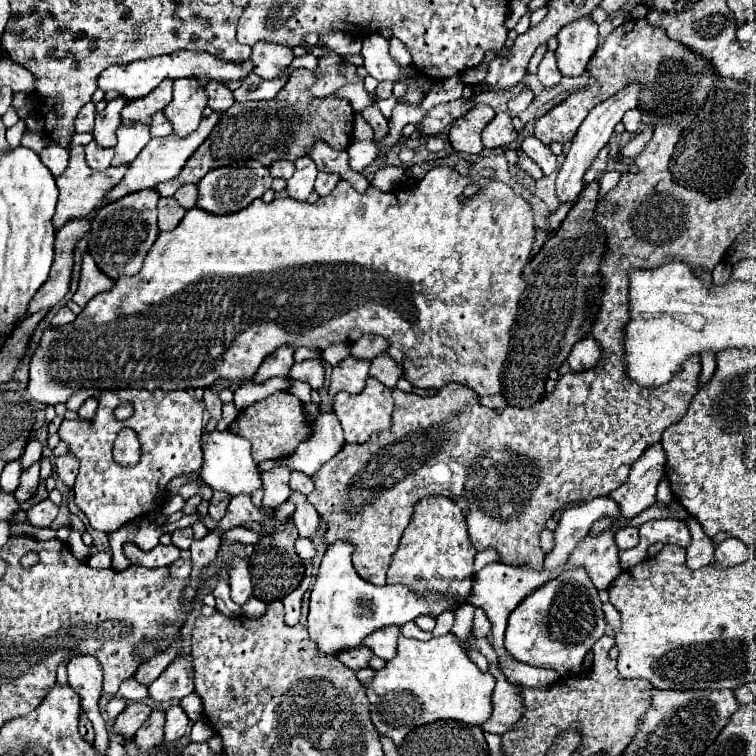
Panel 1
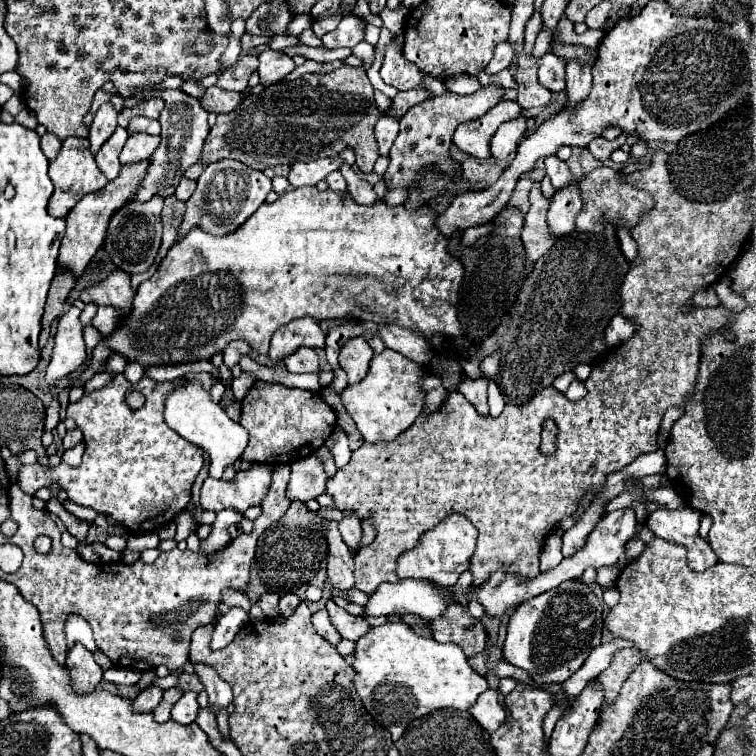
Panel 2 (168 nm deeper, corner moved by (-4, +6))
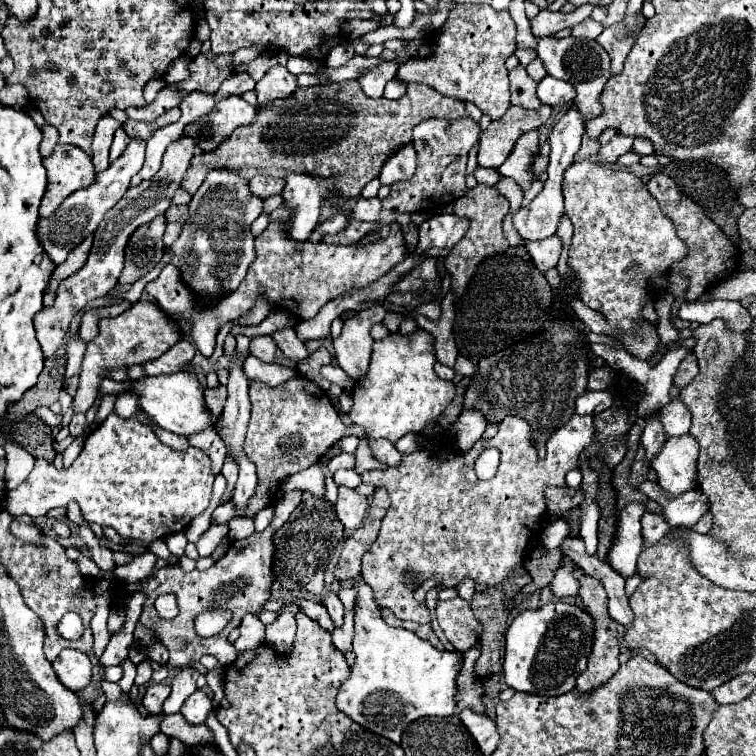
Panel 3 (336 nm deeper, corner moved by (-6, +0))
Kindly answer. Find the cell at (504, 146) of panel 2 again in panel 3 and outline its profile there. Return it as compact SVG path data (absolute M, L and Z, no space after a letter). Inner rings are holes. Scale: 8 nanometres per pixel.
M531 130L531 132L523 134L523 138L519 138L519 142L515 142L507 160L497 168L499 174L501 176L511 176L513 180L519 182L519 186L523 186L523 190L527 190L533 182L531 156L537 152L537 148L539 148L537 130Z

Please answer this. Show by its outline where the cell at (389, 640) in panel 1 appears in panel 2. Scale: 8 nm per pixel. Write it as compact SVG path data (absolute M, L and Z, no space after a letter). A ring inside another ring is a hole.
M333 600L327 602L327 612L329 612L329 620L331 624L337 628L337 632L347 638L347 640L359 640L367 630L369 630L369 624L367 620L363 618L355 618L351 616L347 610L339 608Z

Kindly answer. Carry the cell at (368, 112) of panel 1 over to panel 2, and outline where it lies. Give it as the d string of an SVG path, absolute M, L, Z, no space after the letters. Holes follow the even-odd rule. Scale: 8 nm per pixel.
M381 116L381 120L375 126L375 138L377 138L381 156L389 156L389 150L397 138L397 132L399 132L399 122L393 120L391 116Z

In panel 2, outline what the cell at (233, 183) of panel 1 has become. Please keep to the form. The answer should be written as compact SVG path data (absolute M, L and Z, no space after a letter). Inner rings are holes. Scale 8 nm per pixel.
M231 158L211 162L197 180L197 190L187 202L187 212L181 222L177 240L185 238L185 234L195 226L199 226L203 232L209 232L213 236L233 234L265 202L269 192L271 192L271 180L263 172L253 170L241 164L239 160Z

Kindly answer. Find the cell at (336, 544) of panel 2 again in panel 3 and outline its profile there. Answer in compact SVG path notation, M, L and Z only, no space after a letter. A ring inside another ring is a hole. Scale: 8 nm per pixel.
M359 574L349 582L357 592L353 636L355 664L351 668L351 676L341 684L337 708L359 722L363 728L399 744L401 734L409 722L423 716L455 714L459 692L457 666L463 662L463 654L435 650L429 642L421 640L405 628L391 628L379 616L371 586L367 586L363 576Z

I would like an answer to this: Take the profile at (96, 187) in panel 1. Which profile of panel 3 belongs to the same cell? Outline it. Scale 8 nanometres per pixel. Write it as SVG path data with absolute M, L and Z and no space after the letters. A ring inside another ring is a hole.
M55 146L53 154L43 160L43 166L47 170L47 192L43 196L39 214L43 218L51 218L59 204L67 196L71 196L75 190L87 188L95 184L95 170L89 154L83 154L83 150L75 150L77 146Z

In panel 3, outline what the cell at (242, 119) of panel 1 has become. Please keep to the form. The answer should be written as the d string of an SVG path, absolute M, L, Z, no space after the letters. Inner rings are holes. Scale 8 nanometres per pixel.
M355 84L353 88L357 96L351 102L341 102L337 98L331 98L331 88L325 86L309 86L309 88L297 88L291 98L277 98L275 102L267 106L259 106L255 122L251 126L239 126L229 138L225 138L215 150L201 152L191 160L191 168L187 170L181 188L185 188L189 194L195 194L201 182L205 180L205 174L213 168L233 168L243 178L253 178L257 174L269 174L269 176L287 176L291 172L311 172L317 176L331 176L339 174L339 180L333 188L333 192L341 192L343 196L359 196L359 192L365 188L367 182L379 176L379 170L383 162L403 144L411 142L411 130L425 118L465 118L469 116L463 108L463 102L451 96L439 94L435 88L423 86L423 84L407 84L407 94L399 100L387 100L387 98L369 98L361 92L361 88Z

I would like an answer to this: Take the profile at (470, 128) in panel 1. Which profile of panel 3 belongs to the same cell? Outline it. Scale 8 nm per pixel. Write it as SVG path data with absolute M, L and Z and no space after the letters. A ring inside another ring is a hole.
M511 106L503 118L493 120L489 128L481 132L477 152L479 166L499 168L509 156L515 140L521 134L545 124L551 112L553 112L551 106L541 106L539 110L525 110L519 106Z

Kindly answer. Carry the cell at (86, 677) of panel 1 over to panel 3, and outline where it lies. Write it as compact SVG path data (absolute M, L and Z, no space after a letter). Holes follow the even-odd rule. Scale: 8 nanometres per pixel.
M65 648L53 662L57 678L73 692L83 690L91 682L91 660L75 648Z

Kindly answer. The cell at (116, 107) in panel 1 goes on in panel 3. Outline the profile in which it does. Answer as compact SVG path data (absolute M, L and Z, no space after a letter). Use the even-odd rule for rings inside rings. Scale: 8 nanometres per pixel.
M103 116L99 120L99 126L95 128L95 136L93 136L93 156L91 156L95 172L101 172L109 166L109 146L111 146L115 130L119 126L121 124L117 120L113 120L111 116Z

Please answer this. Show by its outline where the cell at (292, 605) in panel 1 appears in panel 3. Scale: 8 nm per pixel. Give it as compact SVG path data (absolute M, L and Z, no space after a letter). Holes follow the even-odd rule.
M281 612L273 624L265 626L265 632L267 632L265 640L269 642L269 646L279 654L287 654L295 638L295 614Z

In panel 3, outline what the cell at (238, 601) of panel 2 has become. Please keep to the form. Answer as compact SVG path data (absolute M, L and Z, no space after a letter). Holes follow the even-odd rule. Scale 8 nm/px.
M245 614L243 622L241 622L241 636L235 642L235 648L241 650L249 650L253 646L259 646L265 642L265 626L259 620L259 616L255 614Z

